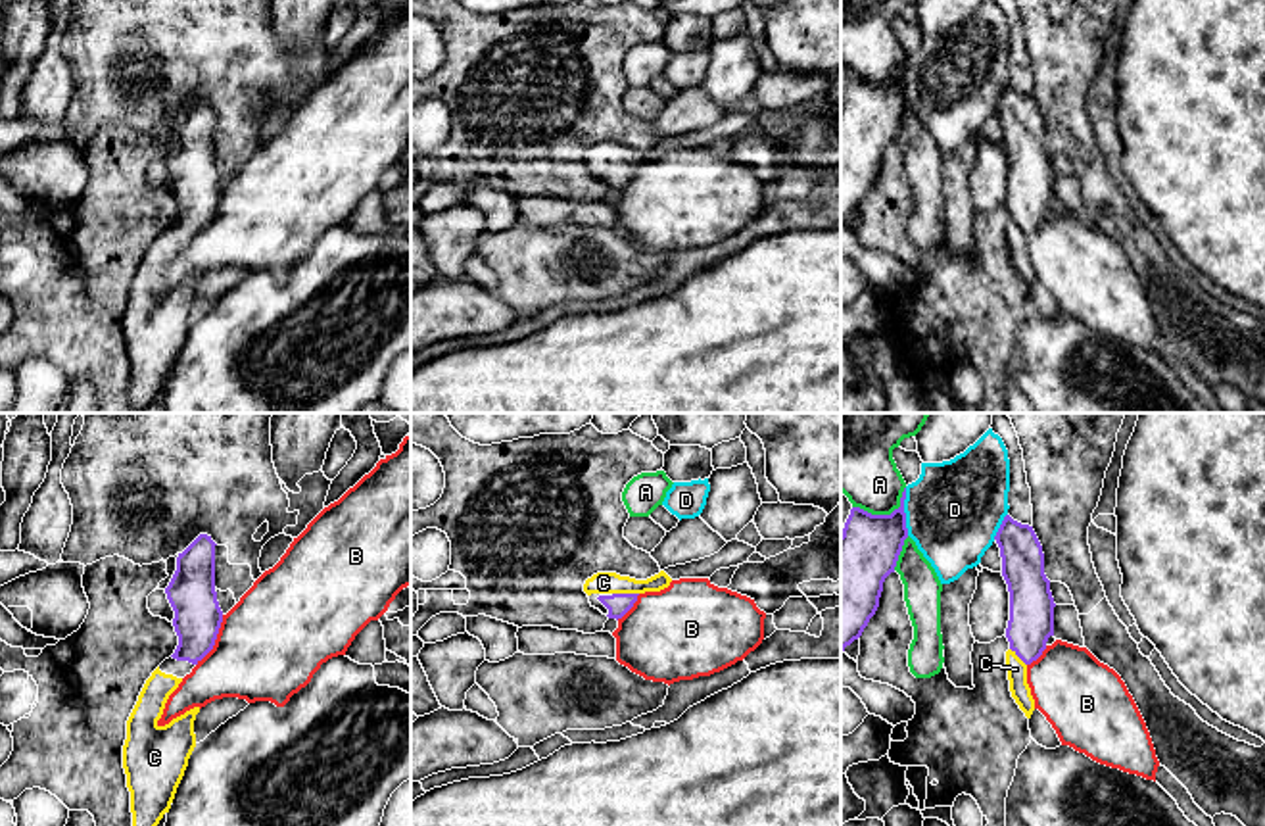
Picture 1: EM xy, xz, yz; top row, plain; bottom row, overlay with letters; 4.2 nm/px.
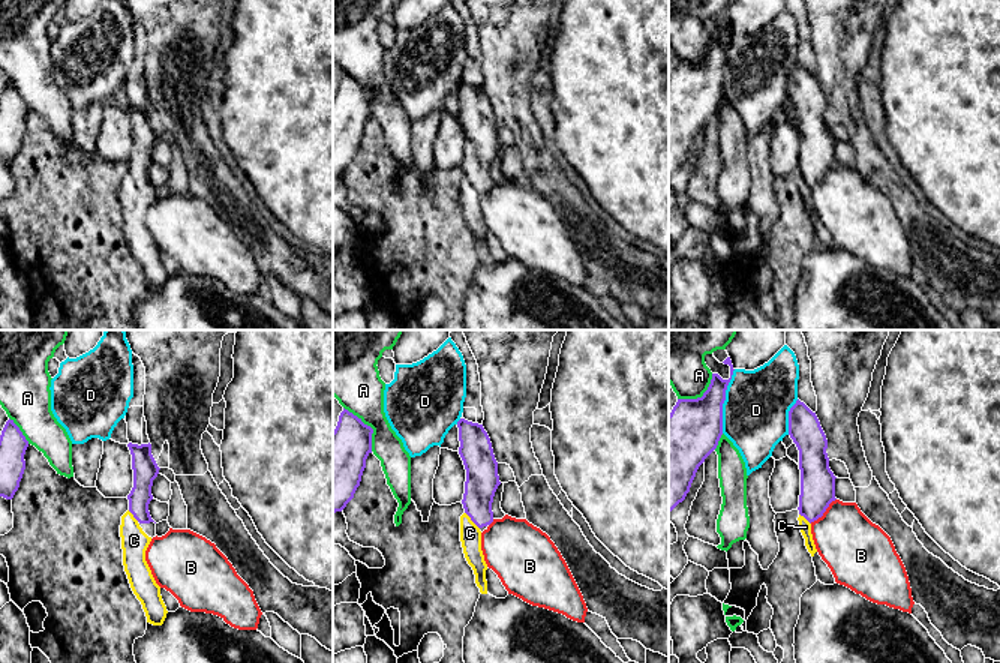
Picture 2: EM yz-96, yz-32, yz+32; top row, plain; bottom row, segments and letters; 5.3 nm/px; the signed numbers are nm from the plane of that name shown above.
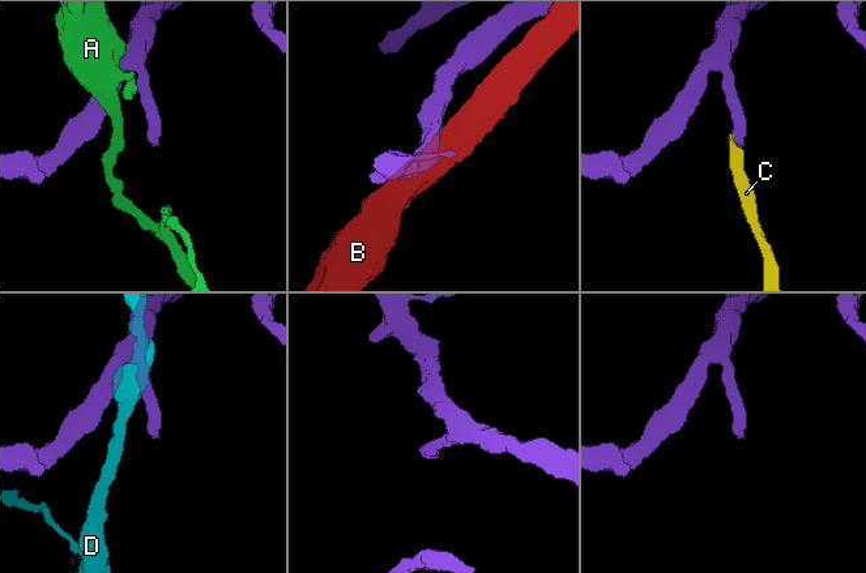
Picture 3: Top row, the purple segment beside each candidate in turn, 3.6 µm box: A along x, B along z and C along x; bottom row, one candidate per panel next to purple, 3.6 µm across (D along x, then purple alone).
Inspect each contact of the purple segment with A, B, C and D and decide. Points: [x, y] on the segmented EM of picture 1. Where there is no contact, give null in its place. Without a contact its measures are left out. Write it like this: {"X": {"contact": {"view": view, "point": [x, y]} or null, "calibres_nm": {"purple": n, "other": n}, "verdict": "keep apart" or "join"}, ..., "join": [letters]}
{"A": {"contact": {"view": "yz", "point": [885, 515]}, "calibres_nm": {"purple": 280, "other": 280}, "verdict": "keep apart"}, "B": {"contact": {"view": "xy", "point": [215, 638]}, "calibres_nm": {"purple": 200, "other": 440}, "verdict": "keep apart"}, "C": {"contact": {"view": "xz", "point": [626, 594]}, "calibres_nm": {"purple": 100, "other": 100}, "verdict": "join"}, "D": {"contact": {"view": "yz", "point": [903, 511]}, "calibres_nm": {"purple": 260, "other": 400}, "verdict": "keep apart"}, "join": ["C"]}

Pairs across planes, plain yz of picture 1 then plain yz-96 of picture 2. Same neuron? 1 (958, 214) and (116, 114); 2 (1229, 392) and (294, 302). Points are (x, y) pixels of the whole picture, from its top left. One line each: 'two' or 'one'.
1: two
2: one

